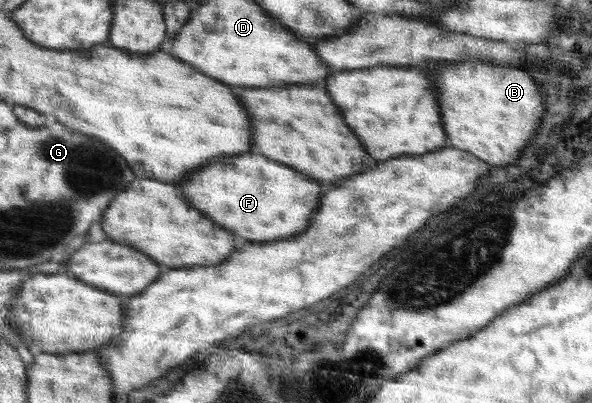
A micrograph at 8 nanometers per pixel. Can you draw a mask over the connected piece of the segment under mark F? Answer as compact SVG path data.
M239 155L231 159L221 159L219 163L215 161L203 167L201 171L189 175L187 181L175 186L183 190L185 200L191 206L201 210L201 214L211 218L231 234L235 234L242 242L281 241L301 234L301 231L309 227L313 215L319 211L319 199L322 195L321 187L316 180L300 171L295 171L292 167L285 167L261 155Z

